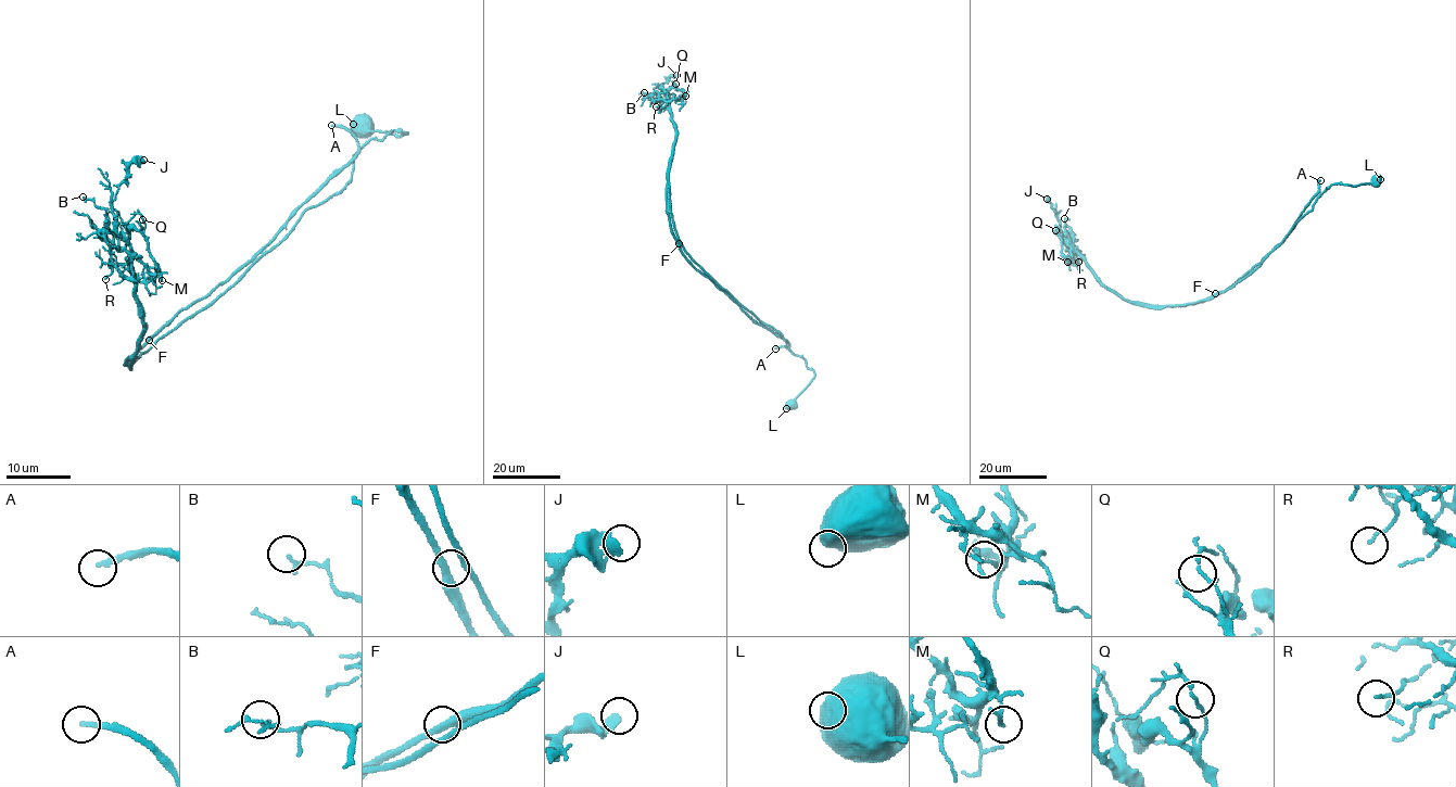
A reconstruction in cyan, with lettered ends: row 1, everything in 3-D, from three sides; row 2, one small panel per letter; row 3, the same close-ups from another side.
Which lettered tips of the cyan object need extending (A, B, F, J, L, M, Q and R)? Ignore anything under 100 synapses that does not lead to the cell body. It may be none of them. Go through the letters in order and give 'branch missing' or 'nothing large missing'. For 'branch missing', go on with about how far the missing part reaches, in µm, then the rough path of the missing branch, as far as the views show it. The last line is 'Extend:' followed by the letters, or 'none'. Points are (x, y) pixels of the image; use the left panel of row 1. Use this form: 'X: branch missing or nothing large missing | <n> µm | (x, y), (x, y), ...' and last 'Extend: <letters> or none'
A: branch missing | 30 µm | (331, 125), (315, 128), (324, 128), (330, 122), (315, 122), (311, 117), (311, 111), (288, 78), (277, 51)
B: nothing large missing
F: nothing large missing
J: nothing large missing
L: nothing large missing
M: nothing large missing
Q: nothing large missing
R: nothing large missing
Extend: A

